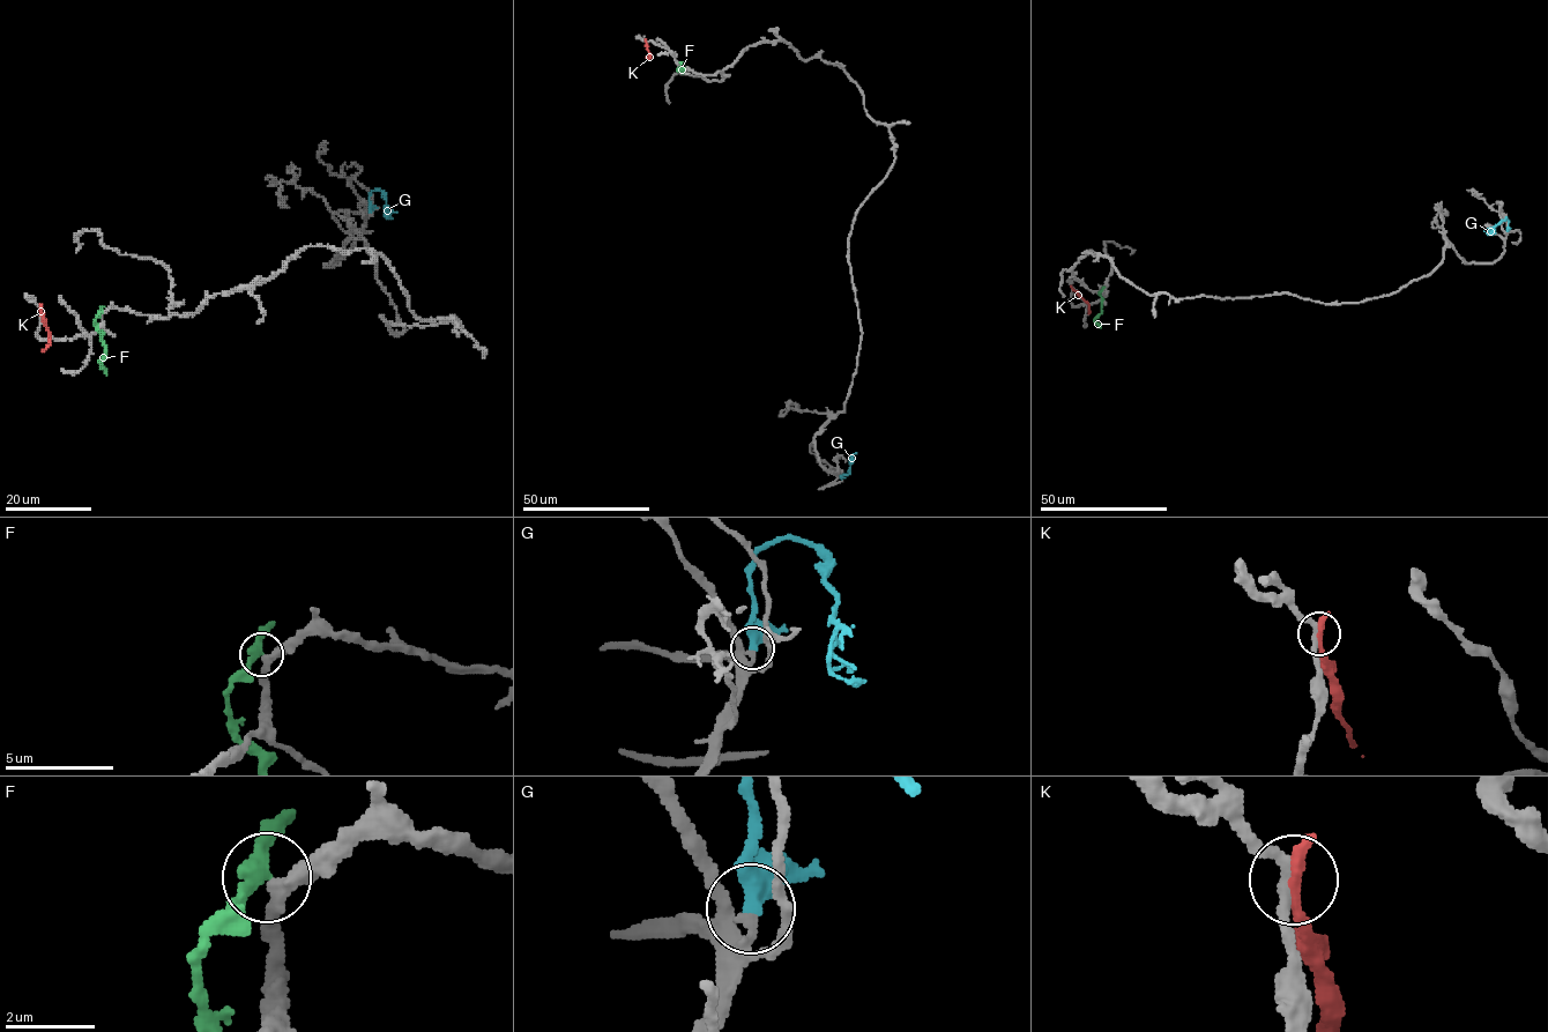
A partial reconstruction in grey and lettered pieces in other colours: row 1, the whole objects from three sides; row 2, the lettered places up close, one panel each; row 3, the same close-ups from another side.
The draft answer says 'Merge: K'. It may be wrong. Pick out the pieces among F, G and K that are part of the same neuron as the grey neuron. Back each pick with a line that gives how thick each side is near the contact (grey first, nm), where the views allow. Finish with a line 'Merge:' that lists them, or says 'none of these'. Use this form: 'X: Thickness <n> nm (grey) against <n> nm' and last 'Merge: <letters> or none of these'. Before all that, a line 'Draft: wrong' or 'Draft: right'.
Draft: wrong
G: Thickness 190 nm (grey) against 320 nm
Merge: G

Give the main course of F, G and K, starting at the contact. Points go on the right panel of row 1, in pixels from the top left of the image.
F: (1102, 290), (1101, 312), (1095, 319), (1101, 328)
G: (1506, 230), (1506, 217), (1488, 235)
K: (1072, 288), (1088, 304), (1088, 313)

